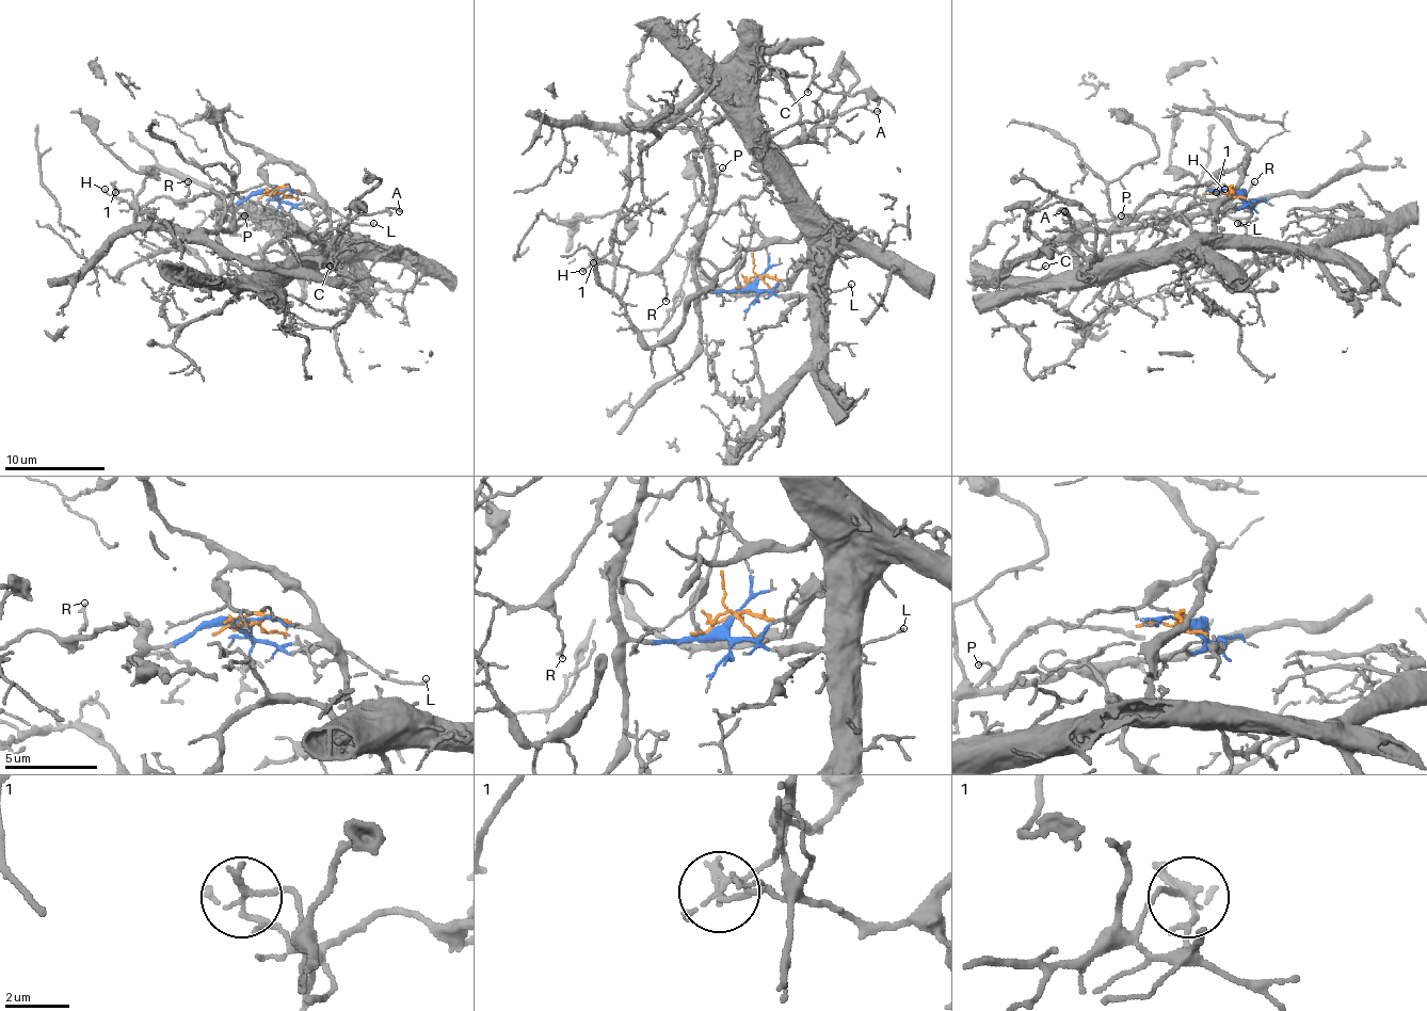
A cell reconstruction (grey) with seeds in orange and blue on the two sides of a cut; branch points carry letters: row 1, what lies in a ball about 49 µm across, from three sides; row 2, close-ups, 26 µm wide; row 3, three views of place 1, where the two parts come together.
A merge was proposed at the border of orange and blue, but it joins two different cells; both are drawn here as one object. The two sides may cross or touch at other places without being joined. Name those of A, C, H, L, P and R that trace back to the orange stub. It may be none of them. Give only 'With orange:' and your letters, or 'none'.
With orange: A, R

